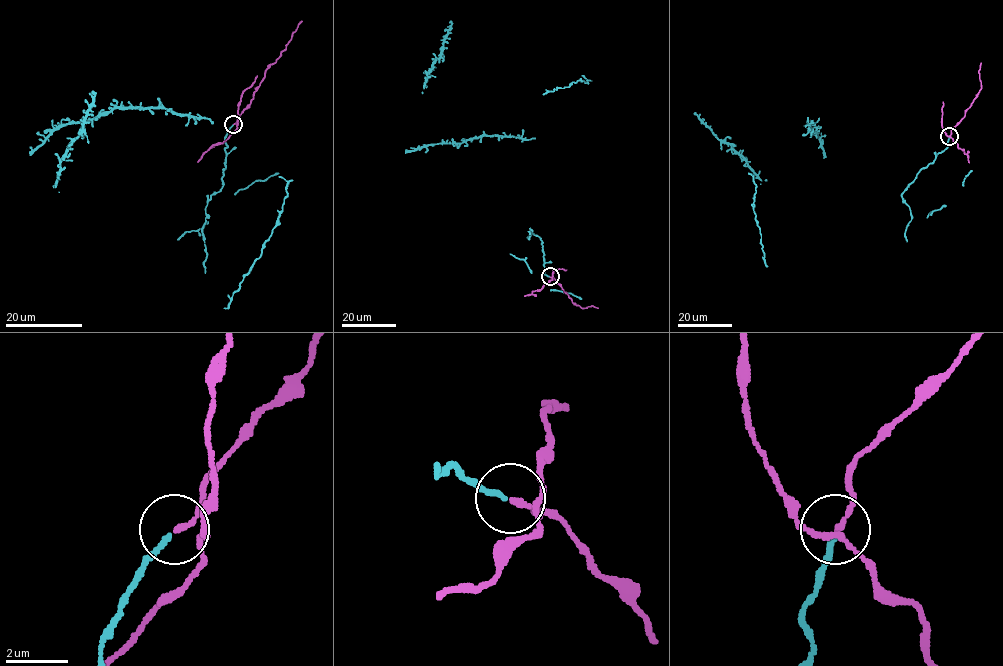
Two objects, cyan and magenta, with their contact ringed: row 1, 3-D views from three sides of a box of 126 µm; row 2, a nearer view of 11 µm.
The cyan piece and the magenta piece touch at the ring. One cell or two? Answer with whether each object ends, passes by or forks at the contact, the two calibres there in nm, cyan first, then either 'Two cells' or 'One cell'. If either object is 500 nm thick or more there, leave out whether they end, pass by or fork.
At the ring cyan ends. At the ring magenta passes by. Thickness 160 nm (cyan) against 130 nm. One cell

